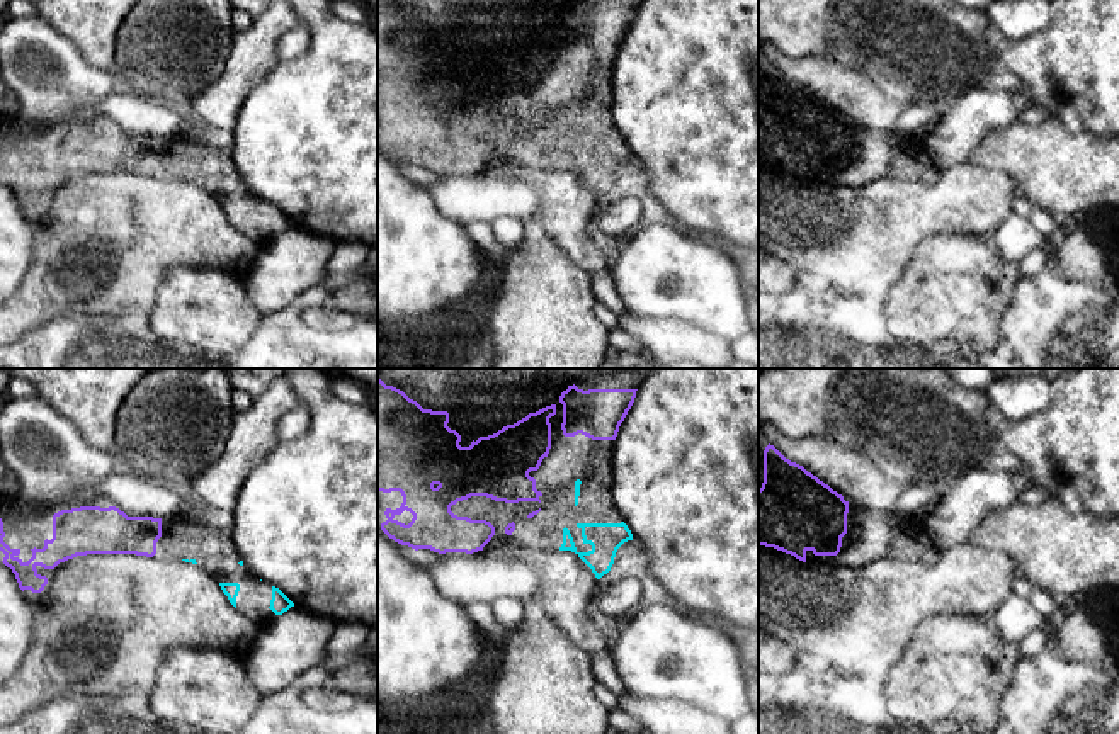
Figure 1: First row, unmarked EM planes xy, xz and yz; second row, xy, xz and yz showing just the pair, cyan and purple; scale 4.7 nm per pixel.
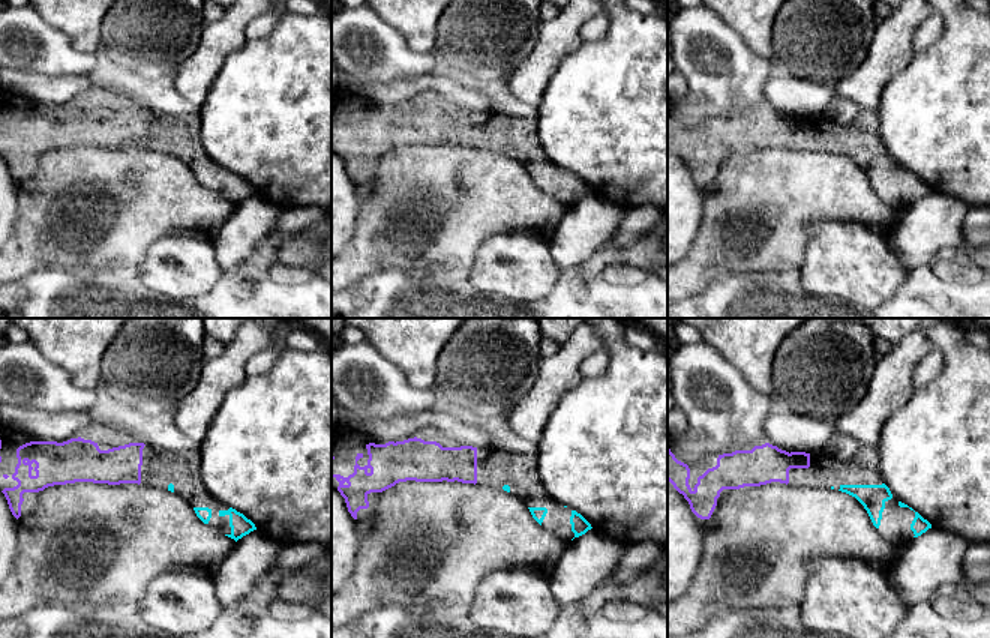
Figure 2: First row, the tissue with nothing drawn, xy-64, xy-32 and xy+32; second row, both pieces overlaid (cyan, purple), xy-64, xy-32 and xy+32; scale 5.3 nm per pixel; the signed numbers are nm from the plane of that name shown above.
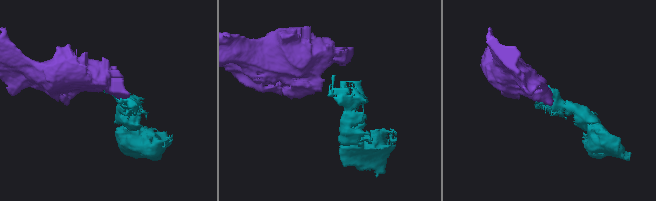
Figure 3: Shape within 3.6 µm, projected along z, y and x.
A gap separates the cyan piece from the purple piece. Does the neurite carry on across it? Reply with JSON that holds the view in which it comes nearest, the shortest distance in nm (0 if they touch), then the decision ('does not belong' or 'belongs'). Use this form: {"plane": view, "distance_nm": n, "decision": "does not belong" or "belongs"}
{"plane": "xy", "distance_nm": 130, "decision": "belongs"}

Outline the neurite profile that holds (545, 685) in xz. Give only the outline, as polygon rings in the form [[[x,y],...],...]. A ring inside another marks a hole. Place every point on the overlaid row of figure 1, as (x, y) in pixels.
[[[536,601],[525,603],[522,624],[505,641],[503,663],[485,698],[493,734],[607,734],[609,710],[595,698],[590,656]]]

